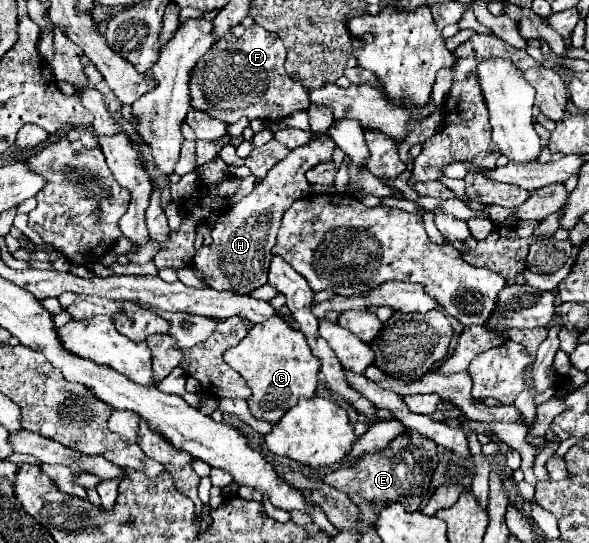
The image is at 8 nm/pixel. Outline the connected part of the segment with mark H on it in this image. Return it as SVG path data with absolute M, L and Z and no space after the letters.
M319 134L317 140L311 140L309 144L291 150L287 158L283 158L269 170L265 180L255 186L249 196L245 196L241 202L233 204L219 216L211 232L213 242L209 246L199 248L193 256L193 268L203 274L203 282L209 288L219 292L225 290L237 294L251 294L259 286L267 284L271 248L275 246L275 236L281 218L285 210L293 204L293 200L309 194L309 182L305 180L305 172L315 164L331 160L333 150L335 144L333 140L329 140L329 134Z

